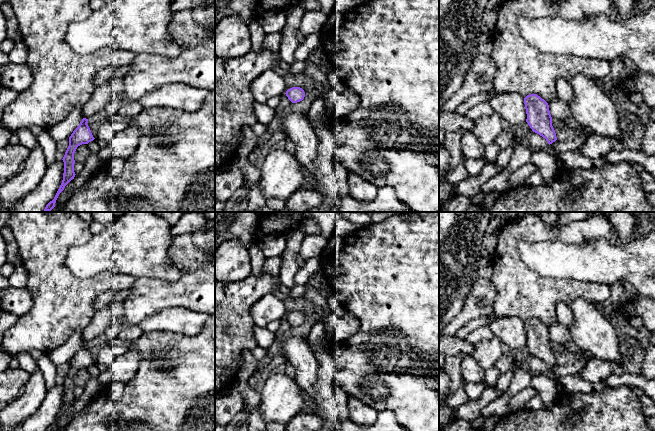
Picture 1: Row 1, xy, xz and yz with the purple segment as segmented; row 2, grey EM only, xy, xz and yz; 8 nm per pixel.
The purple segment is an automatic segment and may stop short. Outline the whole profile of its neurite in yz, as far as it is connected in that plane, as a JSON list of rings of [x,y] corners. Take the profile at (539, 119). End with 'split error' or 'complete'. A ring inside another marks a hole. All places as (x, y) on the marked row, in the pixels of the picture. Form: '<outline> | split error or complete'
[[[530,94],[524,98],[524,104],[526,122],[532,131],[545,138],[549,145],[555,142],[557,137],[552,126],[548,103],[537,94]]] | complete

